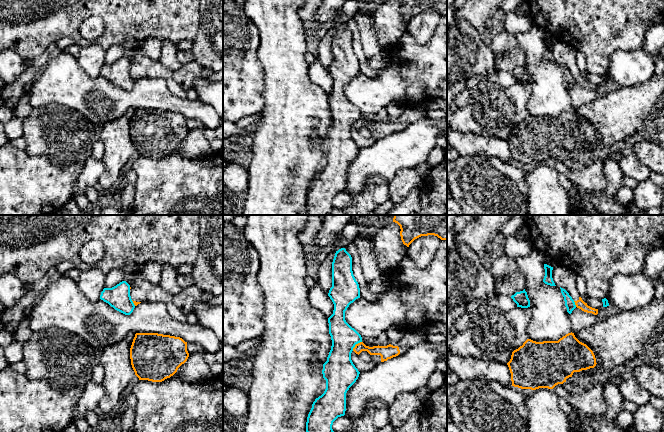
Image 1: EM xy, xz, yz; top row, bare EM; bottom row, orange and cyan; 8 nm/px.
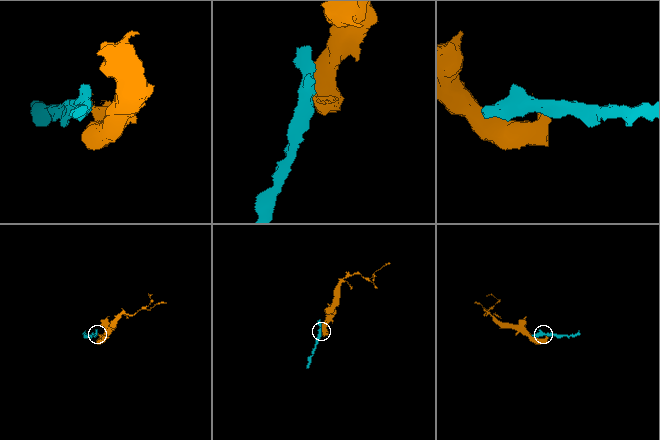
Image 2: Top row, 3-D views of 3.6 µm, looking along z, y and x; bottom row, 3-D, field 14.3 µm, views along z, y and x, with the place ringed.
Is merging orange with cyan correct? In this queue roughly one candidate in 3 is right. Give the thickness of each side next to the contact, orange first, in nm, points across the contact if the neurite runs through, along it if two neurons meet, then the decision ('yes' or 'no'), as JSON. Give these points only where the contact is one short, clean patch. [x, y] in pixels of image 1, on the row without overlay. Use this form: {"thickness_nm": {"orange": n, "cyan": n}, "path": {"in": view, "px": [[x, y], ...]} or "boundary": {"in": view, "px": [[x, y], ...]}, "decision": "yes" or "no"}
{"thickness_nm": {"orange": 100, "cyan": 260}, "boundary": {"in": "xz", "px": [[361, 117], [352, 126]]}, "decision": "no"}

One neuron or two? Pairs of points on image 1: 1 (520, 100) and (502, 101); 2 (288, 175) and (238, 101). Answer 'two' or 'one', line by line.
1: one
2: two

